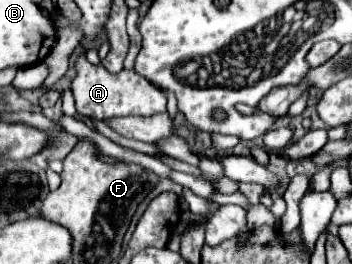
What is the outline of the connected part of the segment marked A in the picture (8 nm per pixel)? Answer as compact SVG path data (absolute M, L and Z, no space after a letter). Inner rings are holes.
M84 55L76 61L76 77L70 85L70 91L76 101L76 111L90 119L108 121L120 115L156 115L166 111L166 95L154 87L148 79L138 75L134 69L122 69L120 73L110 73L102 65L92 65Z

